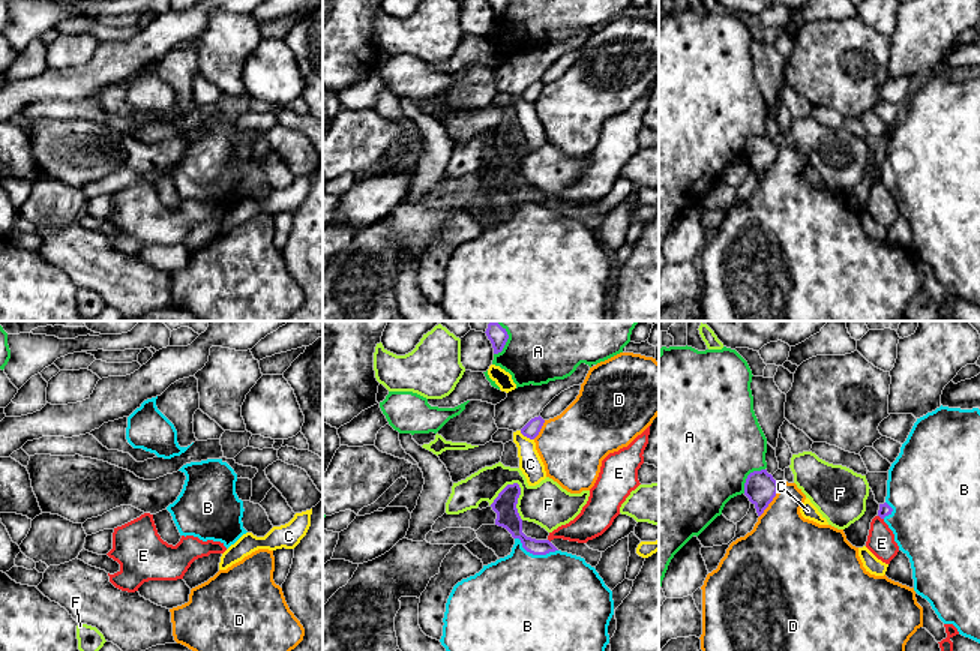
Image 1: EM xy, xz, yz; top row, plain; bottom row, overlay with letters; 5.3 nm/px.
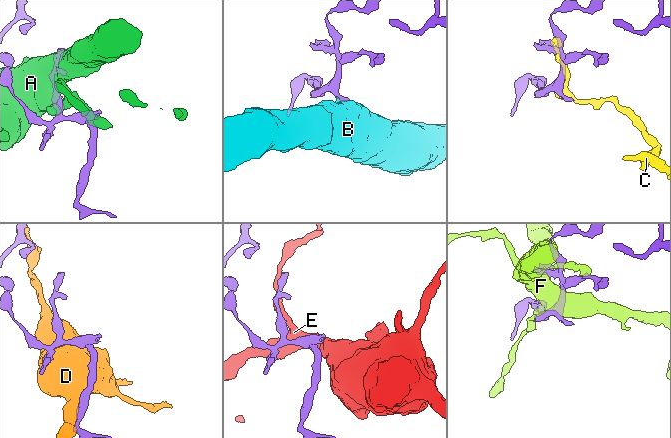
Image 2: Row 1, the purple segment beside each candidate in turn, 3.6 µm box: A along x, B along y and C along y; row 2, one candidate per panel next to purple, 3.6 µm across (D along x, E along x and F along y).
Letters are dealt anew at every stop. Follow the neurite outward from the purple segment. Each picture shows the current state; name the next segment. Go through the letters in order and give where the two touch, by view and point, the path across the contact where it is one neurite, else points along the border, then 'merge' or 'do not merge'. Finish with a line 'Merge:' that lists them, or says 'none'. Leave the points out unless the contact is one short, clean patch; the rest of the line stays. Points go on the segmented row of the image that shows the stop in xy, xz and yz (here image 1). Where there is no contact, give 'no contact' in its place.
A: yz (748, 476) | do not merge
B: xz (535, 554) | across xz (508, 516), (520, 539), (535, 554), (530, 600) | merge
C: xz (527, 437) | do not merge
D: yz (772, 500) | do not merge
E: yz (881, 518) | along yz (878, 515), (883, 519) | do not merge
F: xz (518, 497) | do not merge
Merge: B

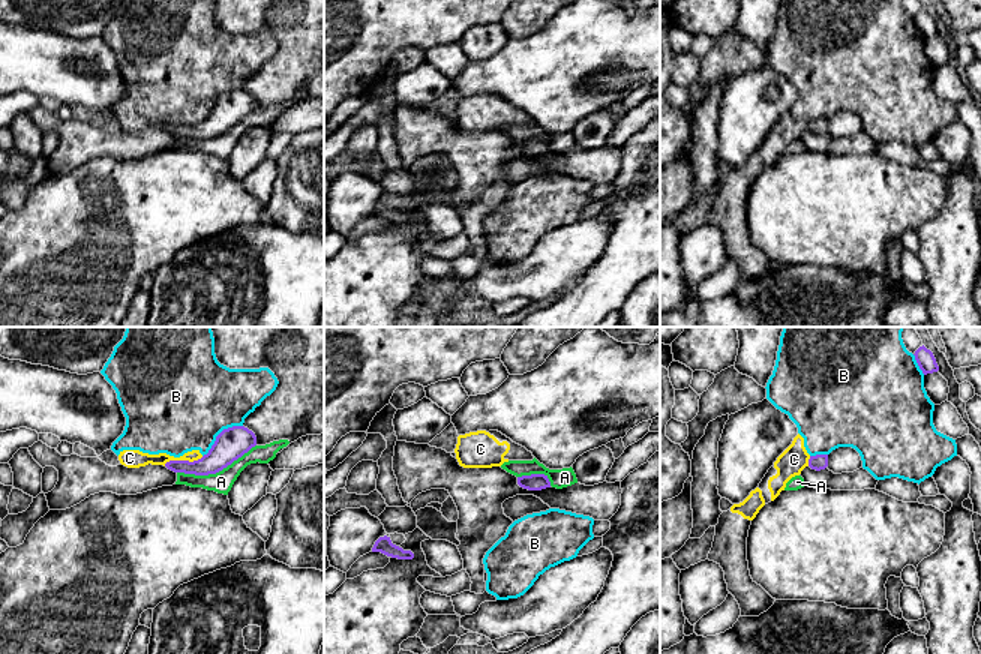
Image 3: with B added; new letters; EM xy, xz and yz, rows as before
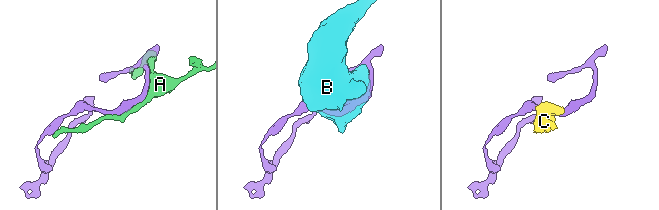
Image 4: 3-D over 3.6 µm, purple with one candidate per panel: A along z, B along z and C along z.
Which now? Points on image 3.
A: xy (216, 471) | do not merge
B: xy (219, 434) | do not merge
C: xy (183, 461) | along xy (203, 456), (194, 461), (168, 461), (164, 465) | do not merge
Merge: none

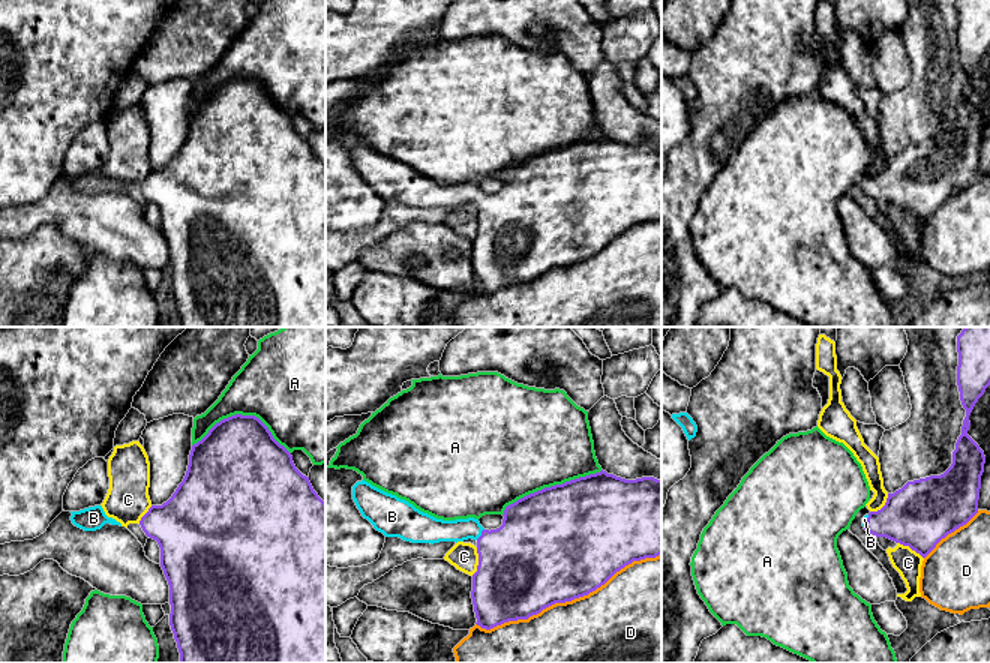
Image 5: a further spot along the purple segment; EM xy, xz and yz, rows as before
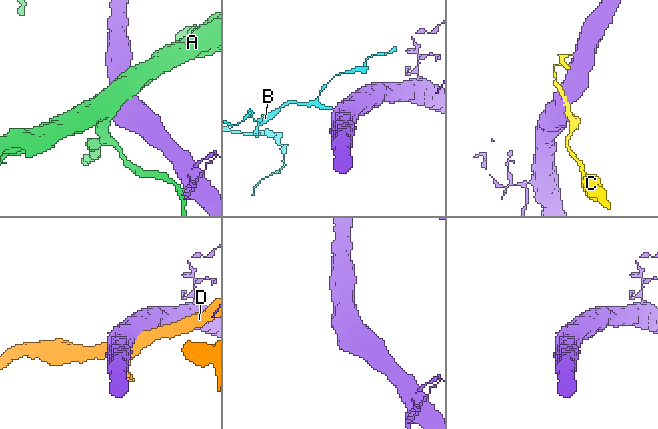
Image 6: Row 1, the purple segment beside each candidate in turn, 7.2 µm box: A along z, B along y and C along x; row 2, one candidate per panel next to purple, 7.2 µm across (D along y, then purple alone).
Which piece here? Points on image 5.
A: xy (243, 416) | do not merge
B: xz (482, 534) | across xz (518, 563), (482, 534), (474, 530), (435, 530) | merge
C: xz (479, 561) | along xz (477, 548), (477, 569), (471, 575) | do not merge
D: xz (567, 600) | do not merge
Merge: B

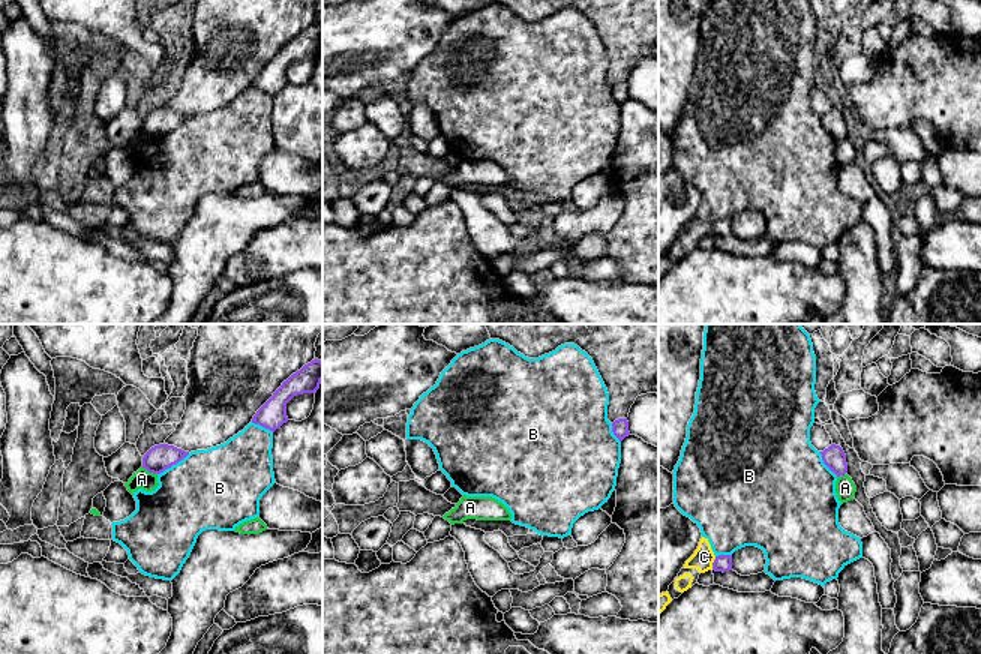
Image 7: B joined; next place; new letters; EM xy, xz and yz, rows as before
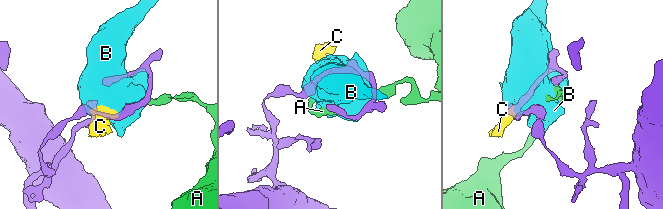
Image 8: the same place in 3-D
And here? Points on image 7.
A: xy (149, 471) | do not merge
B: xy (173, 464) | do not merge
C: yz (713, 563) | along yz (716, 557), (711, 569) | do not merge
Merge: none

